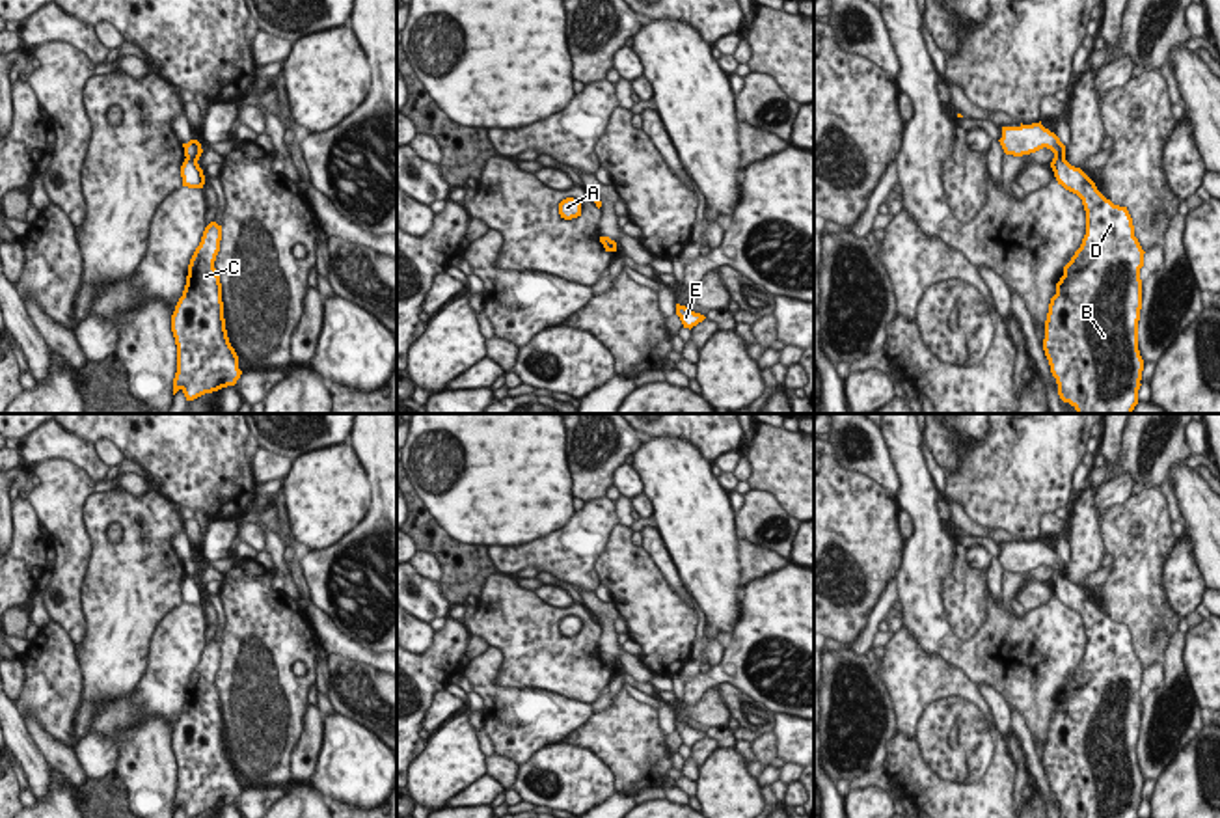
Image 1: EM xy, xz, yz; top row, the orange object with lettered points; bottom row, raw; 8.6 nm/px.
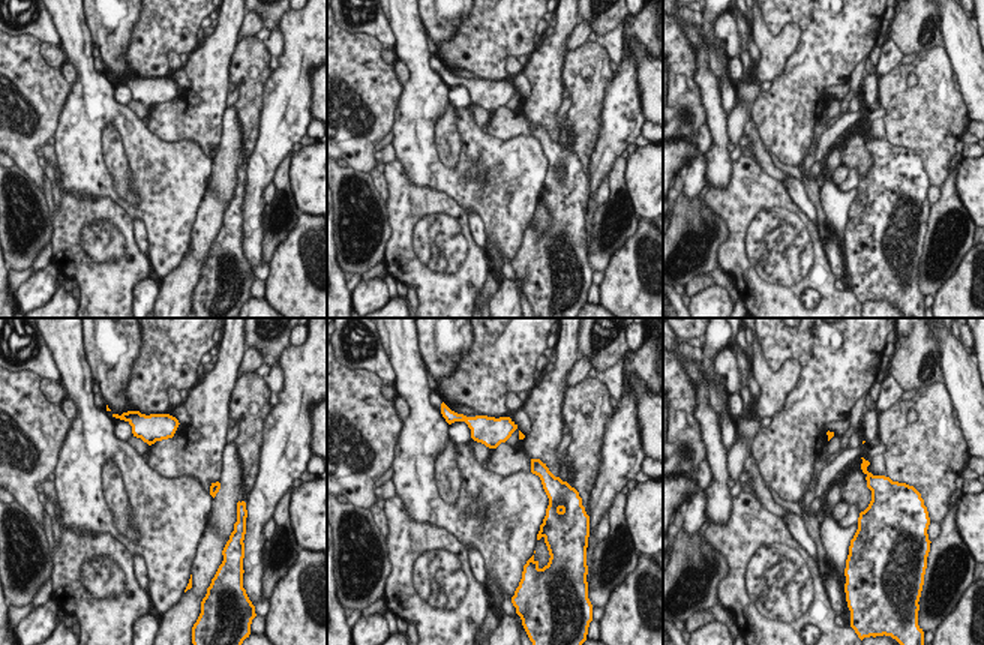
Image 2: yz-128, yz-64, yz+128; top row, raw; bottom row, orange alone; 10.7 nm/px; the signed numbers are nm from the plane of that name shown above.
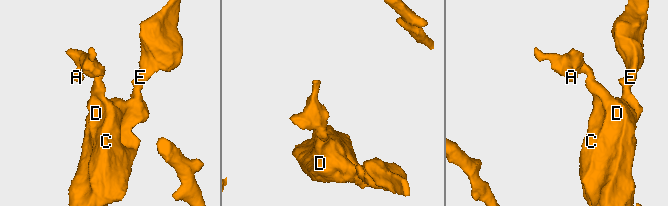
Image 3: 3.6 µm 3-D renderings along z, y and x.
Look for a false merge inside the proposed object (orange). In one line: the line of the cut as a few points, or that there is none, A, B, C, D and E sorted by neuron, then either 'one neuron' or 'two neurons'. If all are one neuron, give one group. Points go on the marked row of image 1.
cut xy (187, 157), (196, 161); groups A / B C D E; two neurons

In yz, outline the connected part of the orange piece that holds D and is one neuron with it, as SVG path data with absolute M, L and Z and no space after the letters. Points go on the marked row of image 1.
M1062 157L1051 162L1058 184L1077 194L1086 211L1086 235L1080 248L1064 266L1045 320L1043 350L1058 384L1058 395L1077 414L1132 414L1144 360L1138 350L1142 309L1144 250L1134 237L1127 207L1114 205L1095 183Z

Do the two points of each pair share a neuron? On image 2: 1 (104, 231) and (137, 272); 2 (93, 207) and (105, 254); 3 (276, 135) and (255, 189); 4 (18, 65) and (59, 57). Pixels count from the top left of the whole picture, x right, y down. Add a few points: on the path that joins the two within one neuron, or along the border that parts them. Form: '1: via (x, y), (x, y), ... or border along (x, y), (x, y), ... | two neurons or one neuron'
1: via (107, 242), (126, 261) | one neuron
2: via (98, 219), (99, 242) | one neuron
3: via (270, 149), (258, 176) | one neuron
4: border along (41, 42), (42, 59), (59, 69) | two neurons

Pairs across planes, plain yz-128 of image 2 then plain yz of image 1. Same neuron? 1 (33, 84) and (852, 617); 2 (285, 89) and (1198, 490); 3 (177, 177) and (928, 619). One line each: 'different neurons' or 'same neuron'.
1: same neuron
2: different neurons
3: same neuron

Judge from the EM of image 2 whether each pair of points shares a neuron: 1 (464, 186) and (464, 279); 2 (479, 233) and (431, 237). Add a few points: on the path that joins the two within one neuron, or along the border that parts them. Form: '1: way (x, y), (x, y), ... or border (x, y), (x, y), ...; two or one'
1: border (434, 188), (449, 194), (467, 213); two
2: border (467, 213), (470, 233), (483, 248); two

